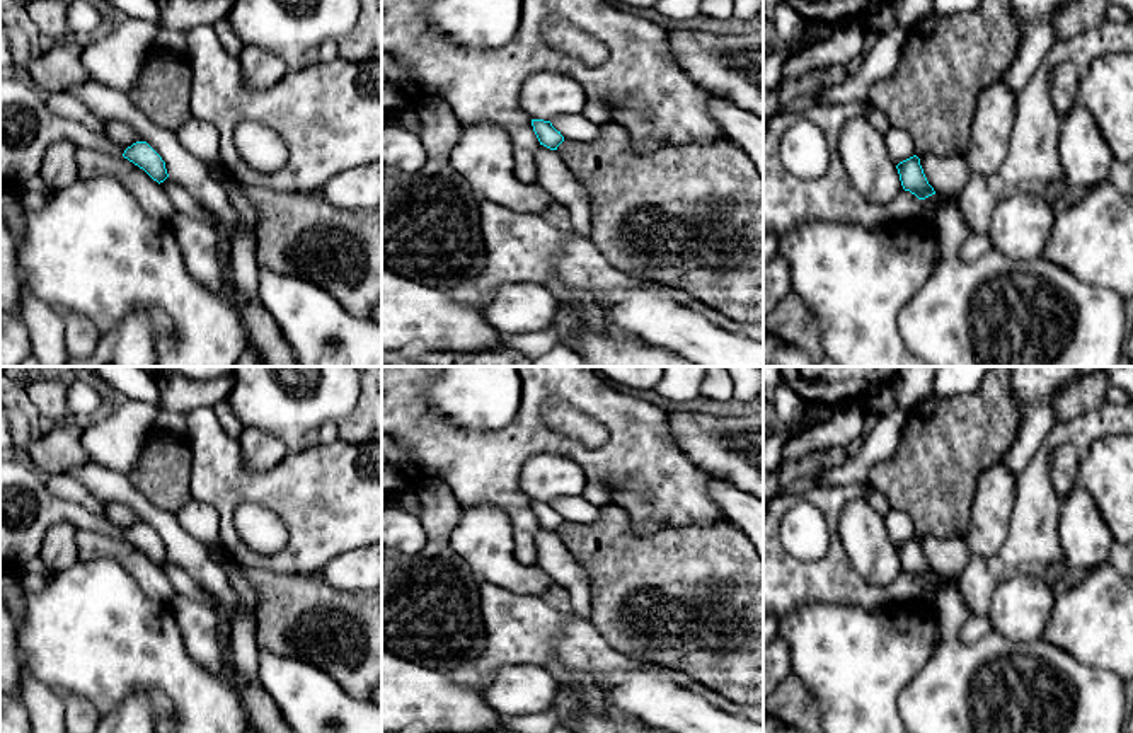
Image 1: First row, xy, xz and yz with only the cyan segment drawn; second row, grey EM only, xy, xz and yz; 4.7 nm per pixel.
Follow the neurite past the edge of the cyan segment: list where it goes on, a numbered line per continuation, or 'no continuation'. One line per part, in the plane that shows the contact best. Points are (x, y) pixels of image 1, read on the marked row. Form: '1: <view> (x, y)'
1: xy (28, 126)

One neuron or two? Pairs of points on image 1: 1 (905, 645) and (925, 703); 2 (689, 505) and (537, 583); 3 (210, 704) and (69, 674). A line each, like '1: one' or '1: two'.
1: two
2: two
3: one

